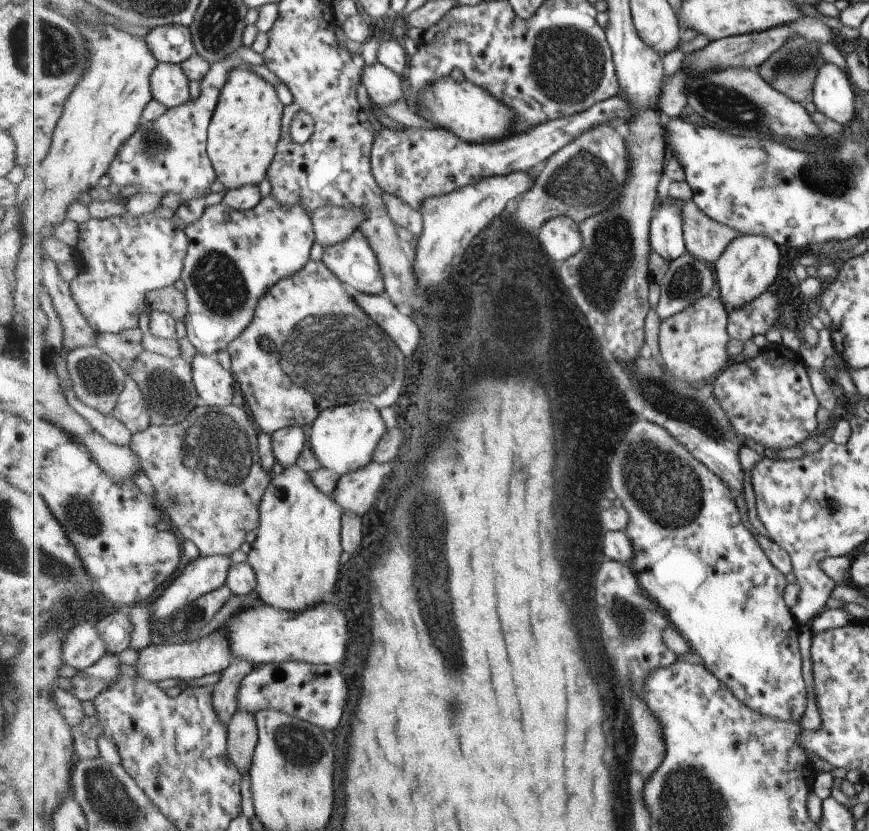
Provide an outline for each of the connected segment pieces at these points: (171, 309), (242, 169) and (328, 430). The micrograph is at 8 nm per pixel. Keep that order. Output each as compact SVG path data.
M175 286L151 291L147 297L148 308L151 311L161 311L170 314L175 320L185 322L189 314L189 303L185 292L177 290Z
M239 63L228 76L208 133L208 154L218 180L228 189L260 184L268 178L282 137L284 109L273 85L259 78L250 65Z
M359 402L340 404L325 409L309 427L310 449L325 469L345 476L364 469L372 462L379 441L386 436L385 422L379 409L372 403Z

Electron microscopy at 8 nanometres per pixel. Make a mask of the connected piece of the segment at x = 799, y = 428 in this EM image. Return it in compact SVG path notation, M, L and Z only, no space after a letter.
M773 344L760 350L753 359L733 363L713 385L715 398L721 403L743 446L759 442L775 451L791 448L811 436L817 426L817 400L811 392L807 372L799 354L785 345Z

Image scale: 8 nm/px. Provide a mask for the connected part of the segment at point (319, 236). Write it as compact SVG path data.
M327 206L313 216L316 242L322 248L334 247L352 237L364 221L364 209L343 209Z

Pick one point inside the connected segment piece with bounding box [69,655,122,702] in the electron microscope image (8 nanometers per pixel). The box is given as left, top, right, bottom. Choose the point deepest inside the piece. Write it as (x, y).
(87, 684)

